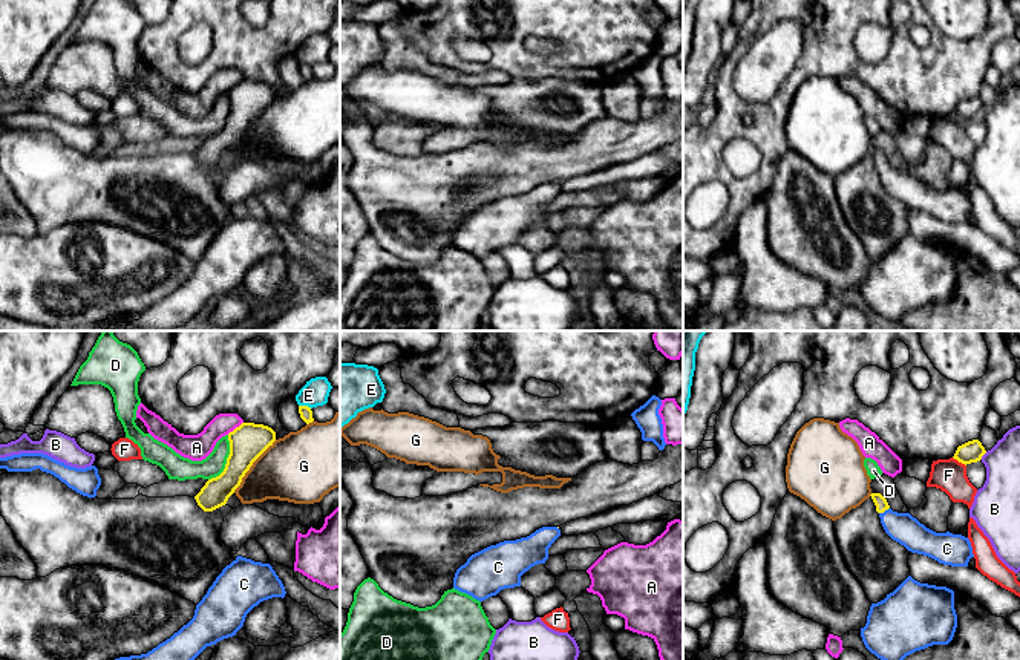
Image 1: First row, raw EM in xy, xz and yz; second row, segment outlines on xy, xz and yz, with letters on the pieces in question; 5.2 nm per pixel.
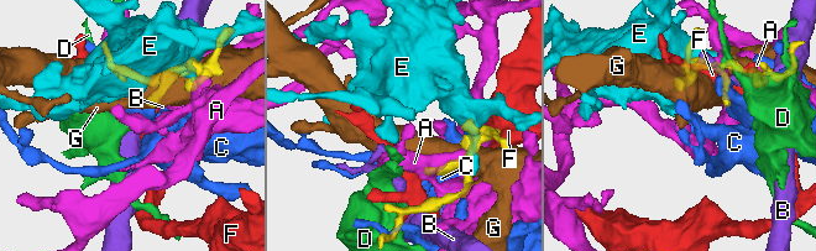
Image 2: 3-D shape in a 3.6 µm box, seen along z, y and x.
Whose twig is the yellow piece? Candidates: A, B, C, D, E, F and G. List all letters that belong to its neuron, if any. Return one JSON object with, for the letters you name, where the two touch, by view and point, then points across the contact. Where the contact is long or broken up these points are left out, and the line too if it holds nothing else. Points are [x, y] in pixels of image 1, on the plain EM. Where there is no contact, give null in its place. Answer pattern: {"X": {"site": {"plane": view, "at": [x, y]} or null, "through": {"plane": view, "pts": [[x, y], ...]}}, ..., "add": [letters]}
{"C": {"site": {"plane": "yz", "at": [884, 167]}}, "add": ["C"]}

